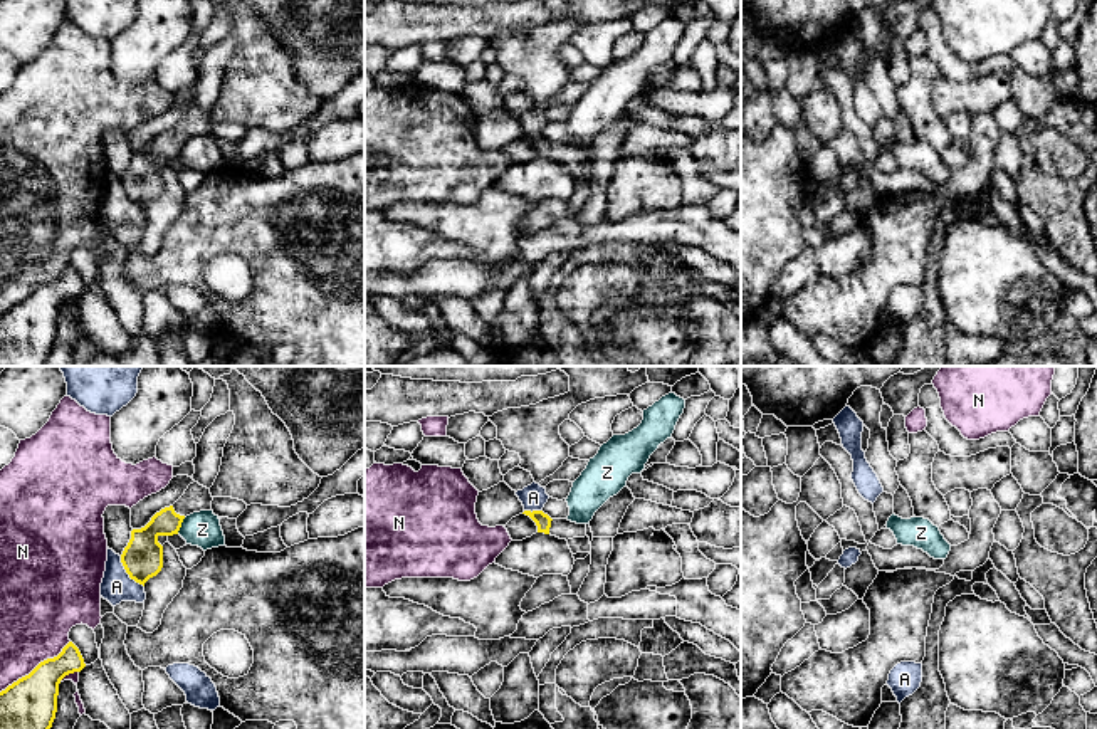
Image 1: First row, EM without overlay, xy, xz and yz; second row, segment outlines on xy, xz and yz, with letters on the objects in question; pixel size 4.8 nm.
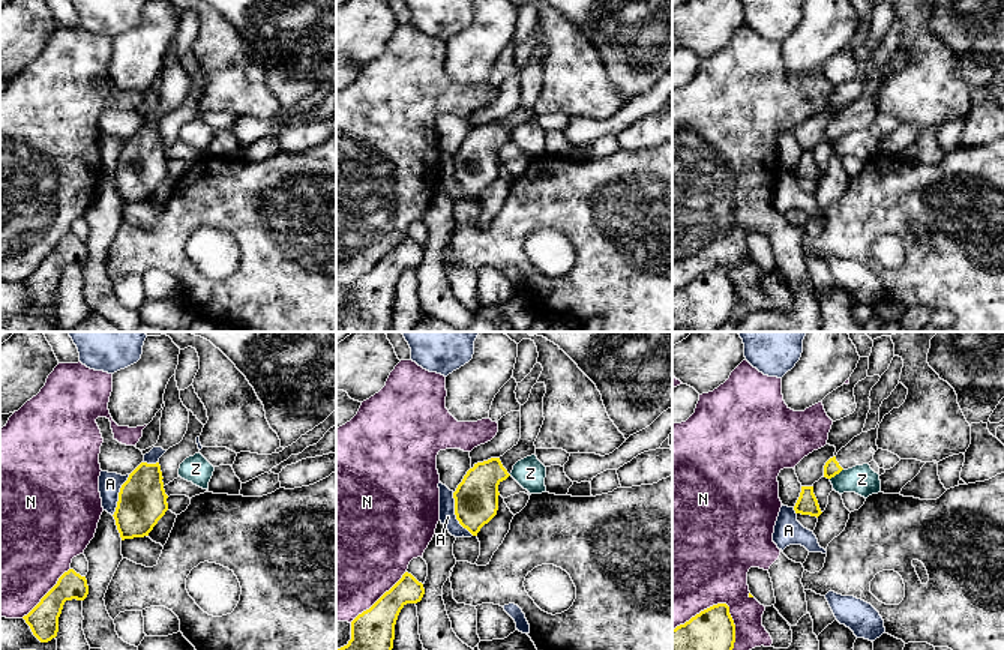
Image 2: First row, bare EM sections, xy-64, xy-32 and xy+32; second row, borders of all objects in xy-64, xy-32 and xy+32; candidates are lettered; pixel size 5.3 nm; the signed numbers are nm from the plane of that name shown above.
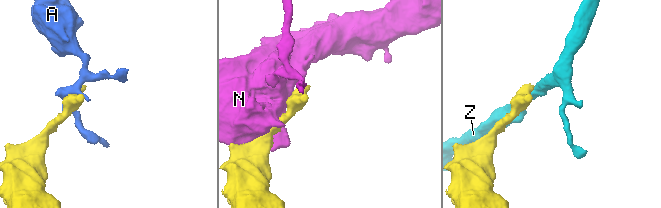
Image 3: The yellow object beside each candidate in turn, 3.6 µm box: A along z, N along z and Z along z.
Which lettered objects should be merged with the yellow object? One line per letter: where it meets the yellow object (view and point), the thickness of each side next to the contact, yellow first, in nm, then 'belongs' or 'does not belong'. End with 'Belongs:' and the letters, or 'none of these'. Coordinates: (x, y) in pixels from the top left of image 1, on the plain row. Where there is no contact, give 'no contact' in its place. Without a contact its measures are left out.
A: meets yellow in xy at (126, 195); 190 nm thick on the yellow side, 150 nm on the other; does not belong
N: meets yellow in xy at (37, 289); 280 nm thick on the yellow side, 360 nm on the other; does not belong
Z: meets yellow in xy at (180, 150); 190 nm thick on the yellow side, 170 nm on the other; does not belong
Belongs: none of these

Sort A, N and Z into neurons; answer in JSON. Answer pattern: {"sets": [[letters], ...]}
{"sets": [["A"], ["N"], ["Z"]]}

